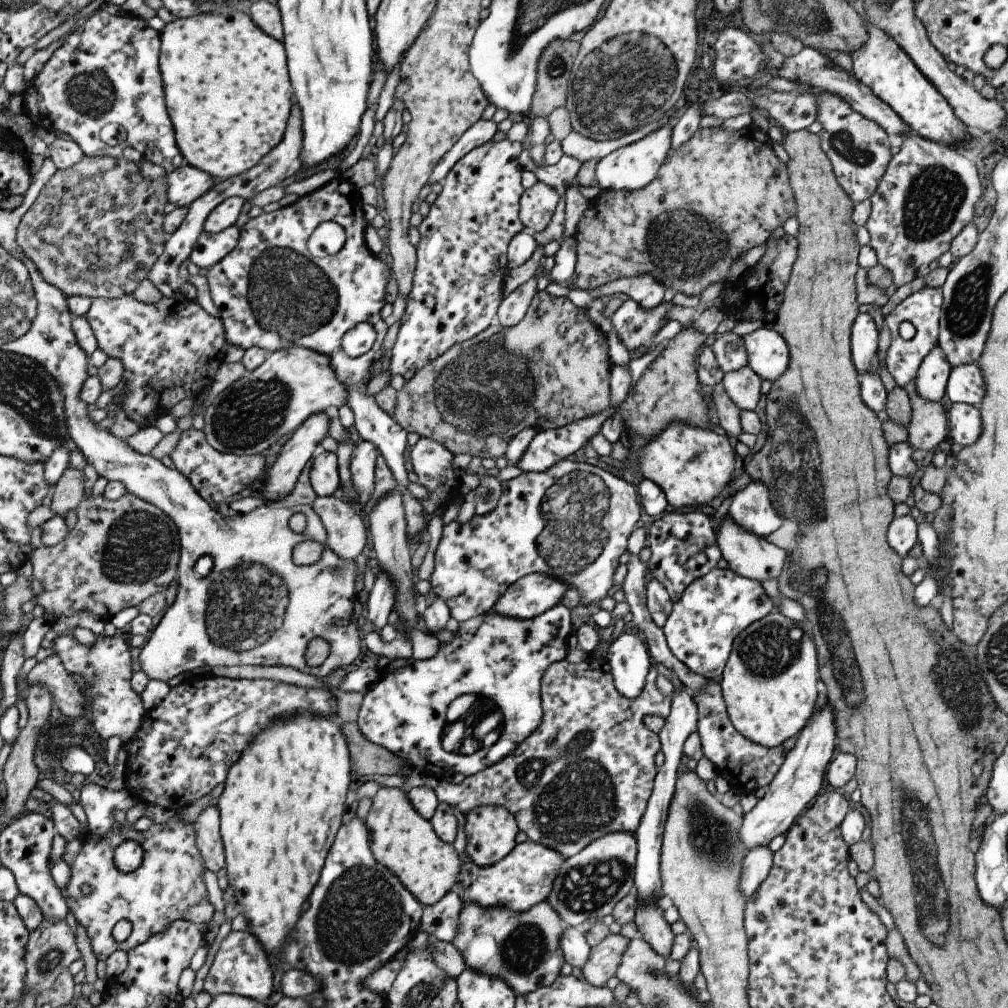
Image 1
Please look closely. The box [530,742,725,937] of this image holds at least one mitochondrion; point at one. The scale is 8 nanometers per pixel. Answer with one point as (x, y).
(584, 889)

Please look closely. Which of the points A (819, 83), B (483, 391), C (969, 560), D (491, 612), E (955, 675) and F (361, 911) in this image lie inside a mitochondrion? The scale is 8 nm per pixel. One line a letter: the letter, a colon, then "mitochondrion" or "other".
A: other
B: mitochondrion
C: other
D: other
E: mitochondrion
F: mitochondrion

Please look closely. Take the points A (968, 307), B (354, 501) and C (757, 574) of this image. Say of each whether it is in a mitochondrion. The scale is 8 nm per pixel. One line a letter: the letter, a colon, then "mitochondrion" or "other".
A: mitochondrion
B: other
C: other

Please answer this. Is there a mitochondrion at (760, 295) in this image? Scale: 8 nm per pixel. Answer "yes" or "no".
no

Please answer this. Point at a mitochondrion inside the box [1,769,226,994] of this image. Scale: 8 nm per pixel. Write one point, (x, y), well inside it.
(48, 961)

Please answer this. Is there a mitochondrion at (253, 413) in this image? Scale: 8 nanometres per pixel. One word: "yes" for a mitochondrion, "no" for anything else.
yes

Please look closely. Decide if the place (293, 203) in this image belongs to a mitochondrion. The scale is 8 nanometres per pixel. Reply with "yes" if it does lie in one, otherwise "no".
no

